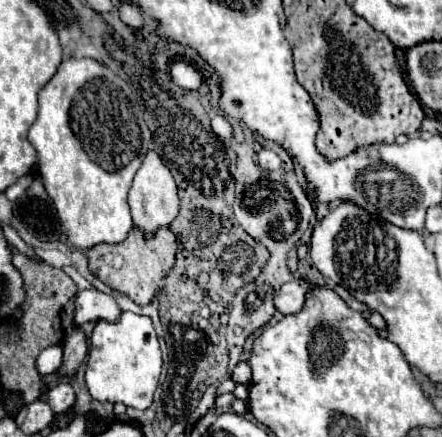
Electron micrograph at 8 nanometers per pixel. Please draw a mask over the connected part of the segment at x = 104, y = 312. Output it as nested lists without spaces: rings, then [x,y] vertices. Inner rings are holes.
[[[84,289],[76,293],[74,299],[74,325],[82,325],[86,321],[98,321],[98,319],[106,319],[106,321],[114,321],[114,317],[118,317],[120,309],[114,301],[114,297],[100,293],[96,289]]]

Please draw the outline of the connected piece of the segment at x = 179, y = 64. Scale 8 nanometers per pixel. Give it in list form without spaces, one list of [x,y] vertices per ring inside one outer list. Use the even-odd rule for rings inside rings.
[[[178,59],[178,61],[172,63],[170,75],[172,75],[172,81],[178,87],[186,89],[186,91],[196,91],[200,87],[200,75],[198,75],[198,71],[190,63],[186,63],[184,59]]]

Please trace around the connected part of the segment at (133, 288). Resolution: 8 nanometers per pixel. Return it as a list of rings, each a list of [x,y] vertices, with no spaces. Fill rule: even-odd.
[[[132,229],[122,245],[96,245],[86,255],[90,261],[90,271],[104,285],[128,295],[138,305],[148,305],[158,293],[162,279],[174,265],[176,237],[168,229],[158,229],[150,241],[142,241],[142,233],[138,233],[138,229]]]

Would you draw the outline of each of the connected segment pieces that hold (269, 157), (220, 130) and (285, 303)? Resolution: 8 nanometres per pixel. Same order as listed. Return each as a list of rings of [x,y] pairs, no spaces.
[[[262,149],[258,153],[258,165],[264,171],[278,171],[282,167],[282,161],[280,161],[280,157],[272,149]]]
[[[216,115],[216,117],[212,119],[212,129],[214,129],[214,133],[218,133],[218,137],[222,137],[222,139],[230,139],[230,137],[232,137],[232,125],[230,125],[222,115]]]
[[[292,279],[290,283],[284,283],[276,295],[274,295],[274,305],[278,311],[282,311],[284,315],[288,313],[298,313],[304,307],[306,295],[312,291],[312,283],[308,283],[306,279]]]

